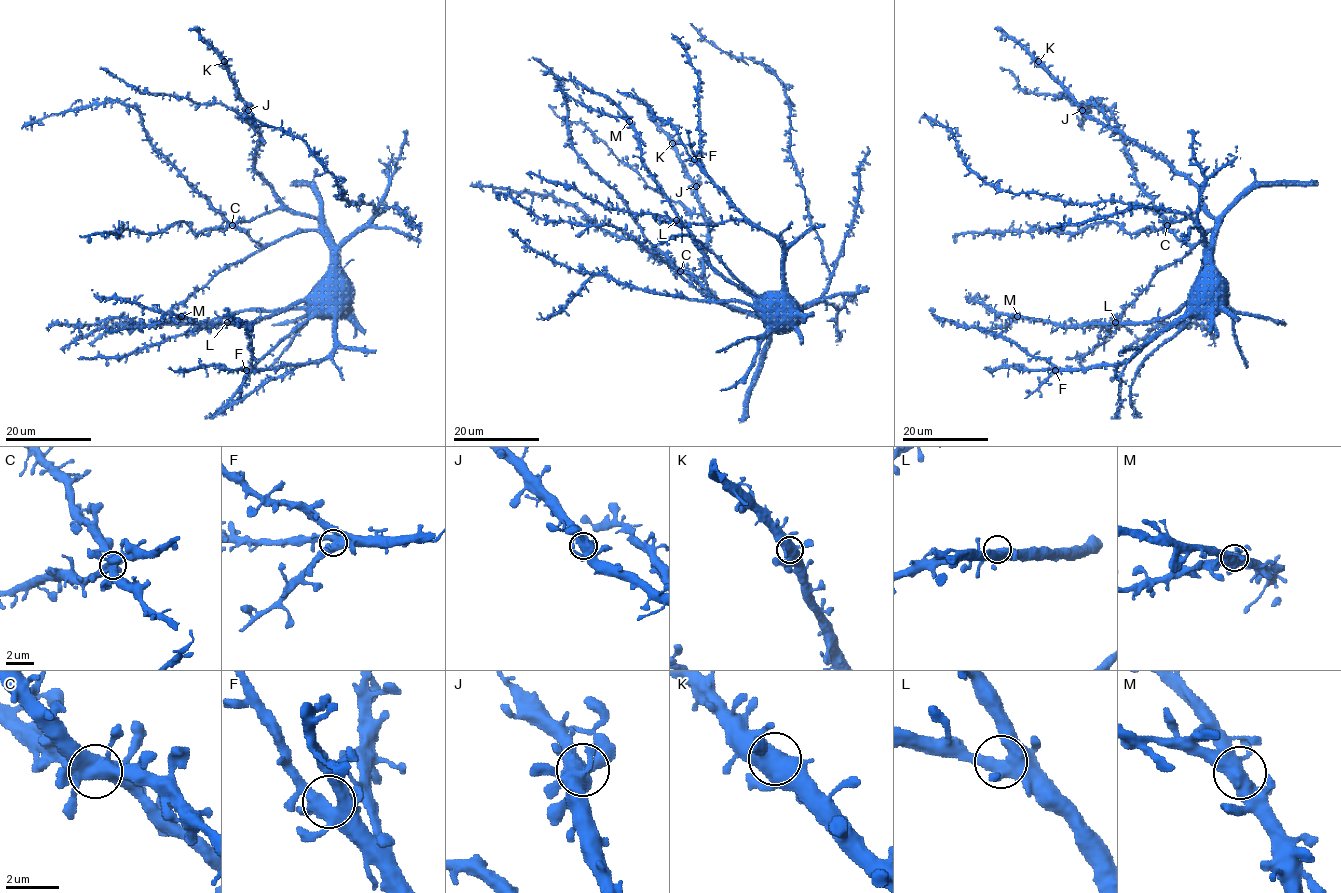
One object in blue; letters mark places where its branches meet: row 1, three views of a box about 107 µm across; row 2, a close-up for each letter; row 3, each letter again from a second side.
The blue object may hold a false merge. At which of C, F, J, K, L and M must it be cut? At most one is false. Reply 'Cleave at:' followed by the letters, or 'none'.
Cleave at: none

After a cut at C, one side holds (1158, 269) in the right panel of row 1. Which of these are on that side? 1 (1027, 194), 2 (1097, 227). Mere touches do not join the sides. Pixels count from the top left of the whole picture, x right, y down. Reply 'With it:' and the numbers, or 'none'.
With it: 1

